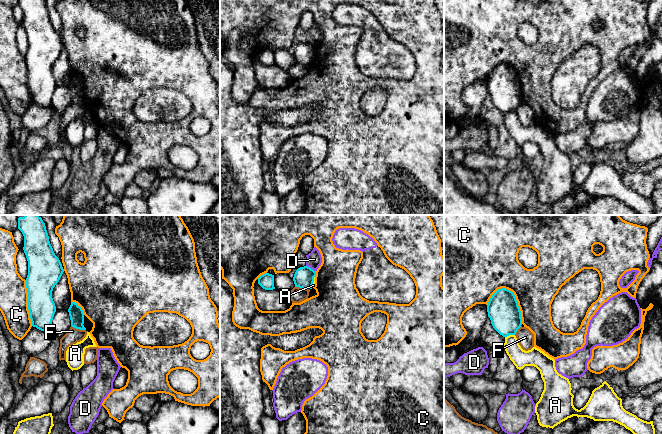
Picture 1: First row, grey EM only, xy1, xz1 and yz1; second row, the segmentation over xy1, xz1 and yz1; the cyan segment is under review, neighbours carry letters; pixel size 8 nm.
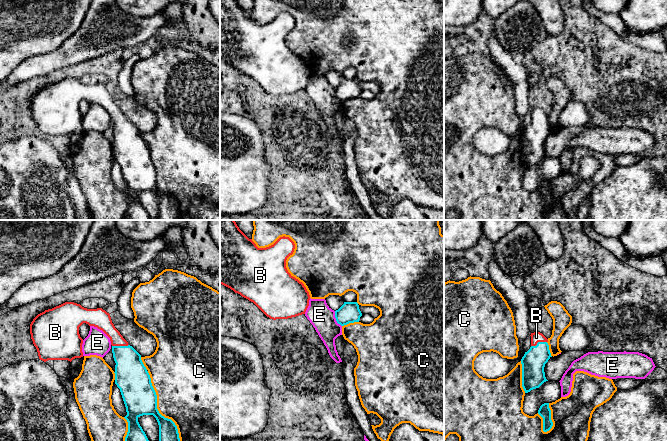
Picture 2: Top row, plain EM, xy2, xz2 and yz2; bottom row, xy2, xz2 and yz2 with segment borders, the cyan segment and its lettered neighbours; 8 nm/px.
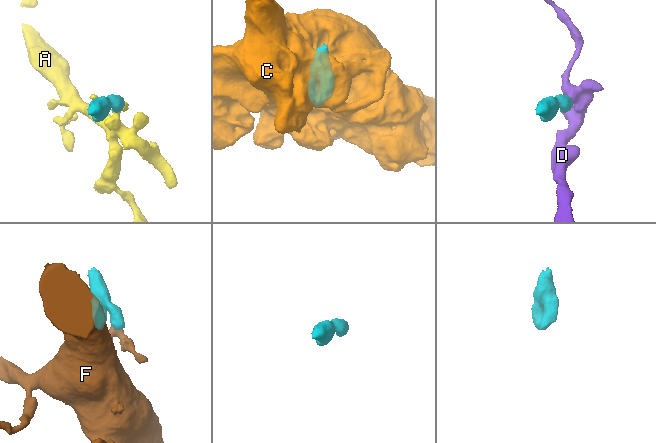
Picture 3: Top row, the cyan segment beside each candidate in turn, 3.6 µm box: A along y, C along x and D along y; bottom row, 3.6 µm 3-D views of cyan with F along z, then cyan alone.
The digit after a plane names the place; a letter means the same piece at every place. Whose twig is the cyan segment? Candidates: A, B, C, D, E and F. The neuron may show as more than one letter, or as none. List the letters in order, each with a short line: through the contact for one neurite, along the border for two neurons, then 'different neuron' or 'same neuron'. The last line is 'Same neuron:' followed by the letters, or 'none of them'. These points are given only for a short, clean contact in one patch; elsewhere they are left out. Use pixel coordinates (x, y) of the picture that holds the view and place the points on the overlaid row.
A: yz1 (514, 334), (509, 334), (505, 337) | different neuron
B: xy2 (131, 375), (128, 360), (120, 346), (114, 334), (102, 321) | same neuron
C: different neuron
D: xz1 (306, 265), (315, 271) | different neuron
E: different neuron
F: xy1 (71, 325), (85, 330) | different neuron
Same neuron: B

